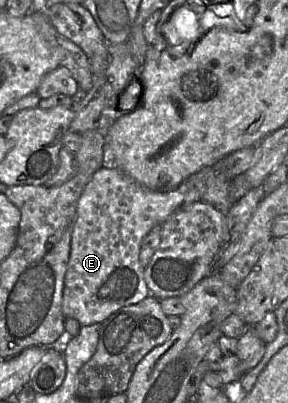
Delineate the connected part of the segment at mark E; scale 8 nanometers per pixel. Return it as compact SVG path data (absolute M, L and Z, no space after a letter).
M105 164L98 169L92 176L91 180L87 183L84 190L82 191L80 198L77 203L77 215L75 224L71 236L70 256L67 266L67 271L64 278L63 296L62 296L62 312L65 318L76 319L81 326L87 326L94 323L102 323L110 315L118 311L119 309L136 304L143 300L145 297L150 295L149 289L146 285L144 278L145 267L139 260L139 252L143 238L149 233L149 231L157 226L163 224L175 211L179 208L188 205L193 202L201 200L201 193L194 185L190 182L182 182L178 187L169 191L158 191L149 189L132 177L121 171L120 169Z

